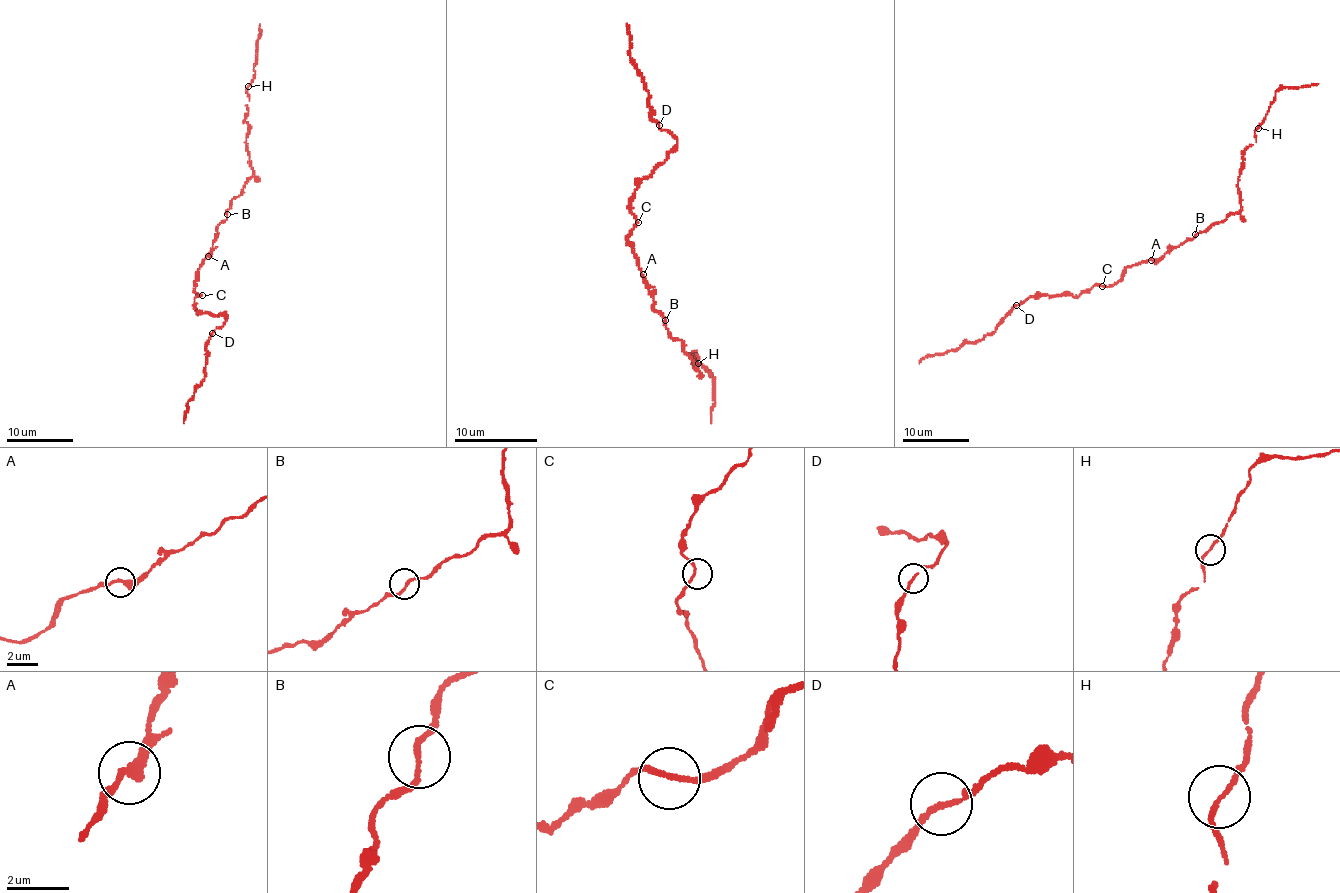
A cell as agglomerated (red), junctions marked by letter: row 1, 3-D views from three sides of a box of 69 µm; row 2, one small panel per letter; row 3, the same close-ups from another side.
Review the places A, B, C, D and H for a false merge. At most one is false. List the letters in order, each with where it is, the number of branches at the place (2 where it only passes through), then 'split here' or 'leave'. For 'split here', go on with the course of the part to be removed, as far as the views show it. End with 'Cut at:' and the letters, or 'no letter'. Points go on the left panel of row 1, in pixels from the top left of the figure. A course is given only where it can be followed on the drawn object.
A: at (208, 256); 2 branches meet; leave
B: at (227, 214); 2 branches meet; leave
C: at (202, 295); 2 branches meet; leave
D: at (212, 333); 2 branches meet; leave
H: at (248, 86); 2 branches meet; leave
Cut at: no letter

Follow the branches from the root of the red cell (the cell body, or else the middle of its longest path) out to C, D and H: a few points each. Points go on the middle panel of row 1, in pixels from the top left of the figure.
C: (641, 276), (641, 268), (628, 238), (630, 230), (638, 222)
D: (641, 276), (628, 244), (636, 222), (629, 200), (677, 144), (659, 125)
H: (641, 276), (668, 335), (682, 342), (696, 368), (692, 353), (697, 363)

